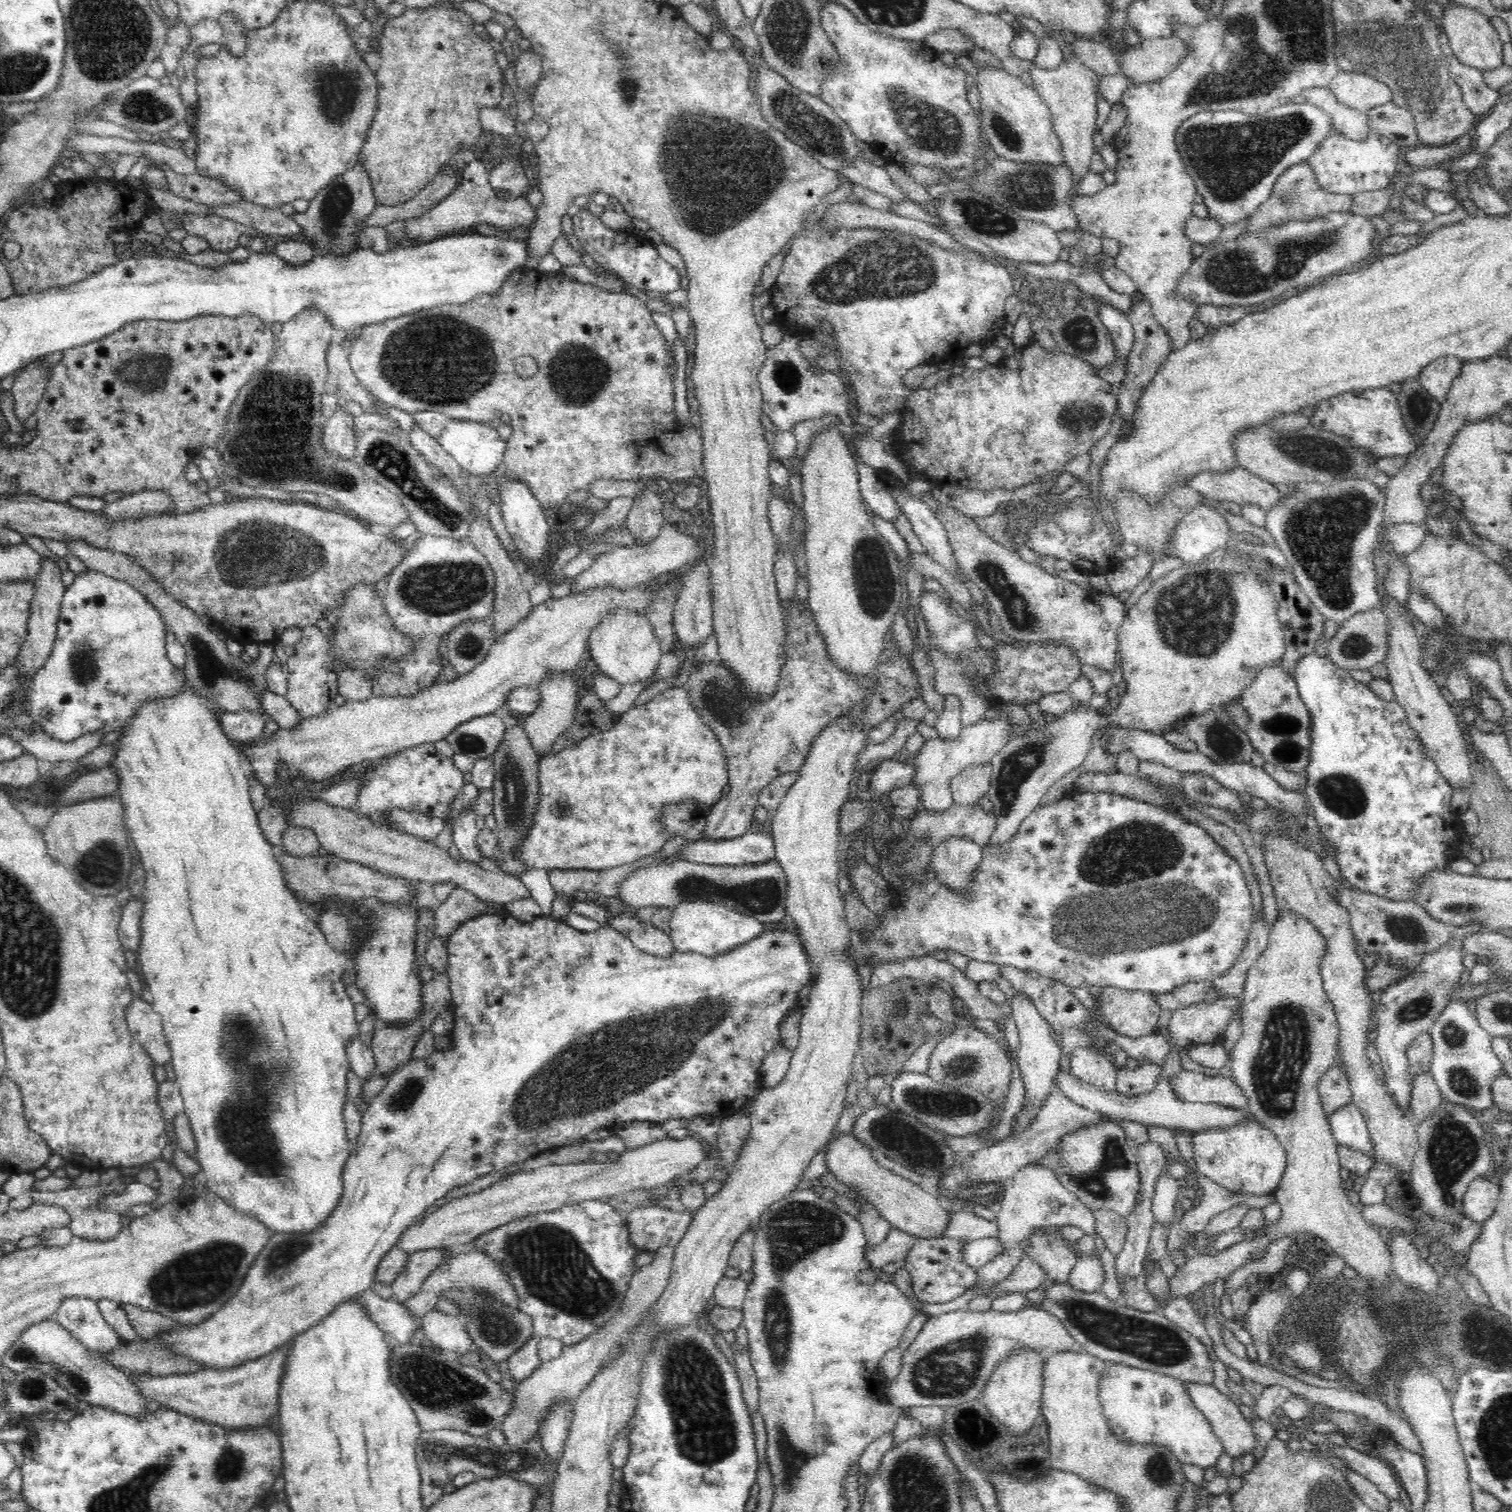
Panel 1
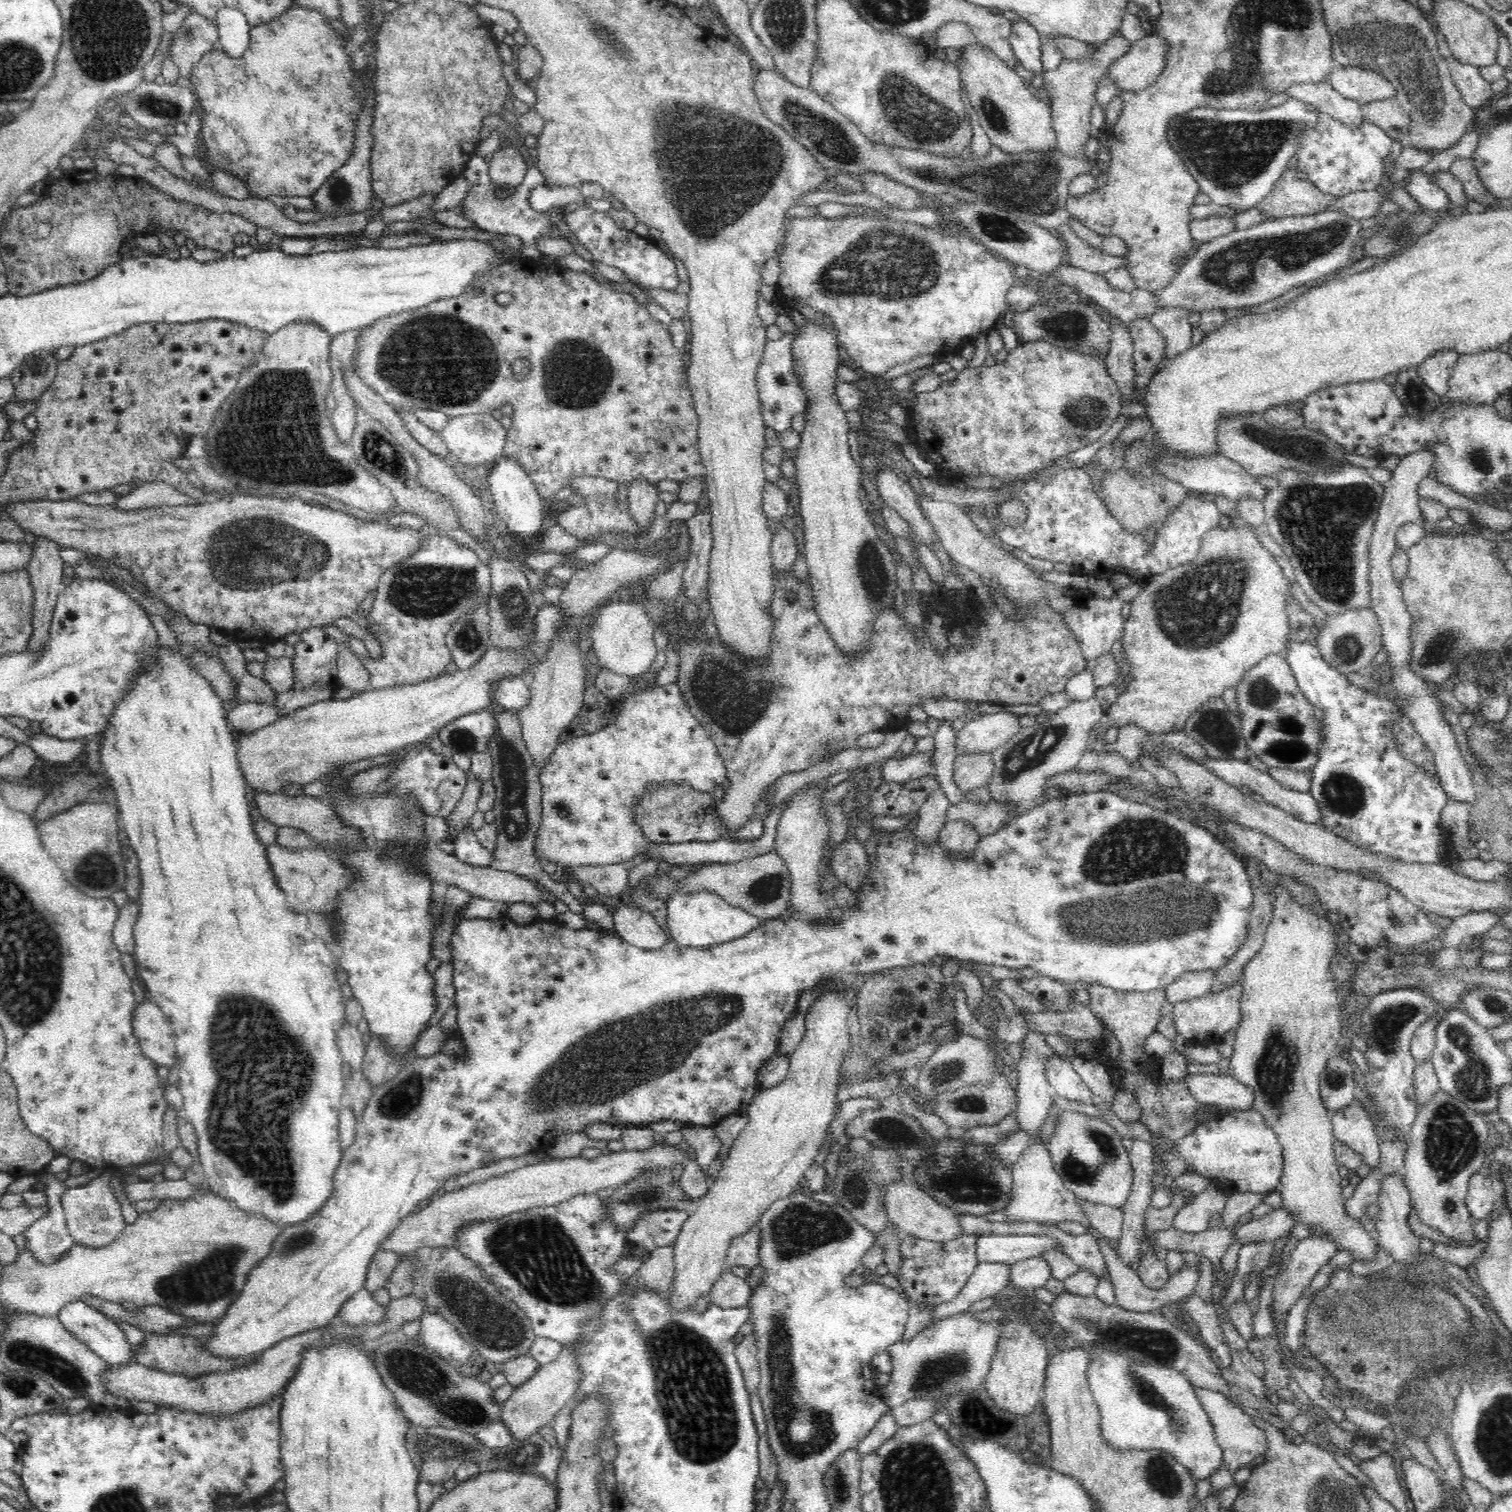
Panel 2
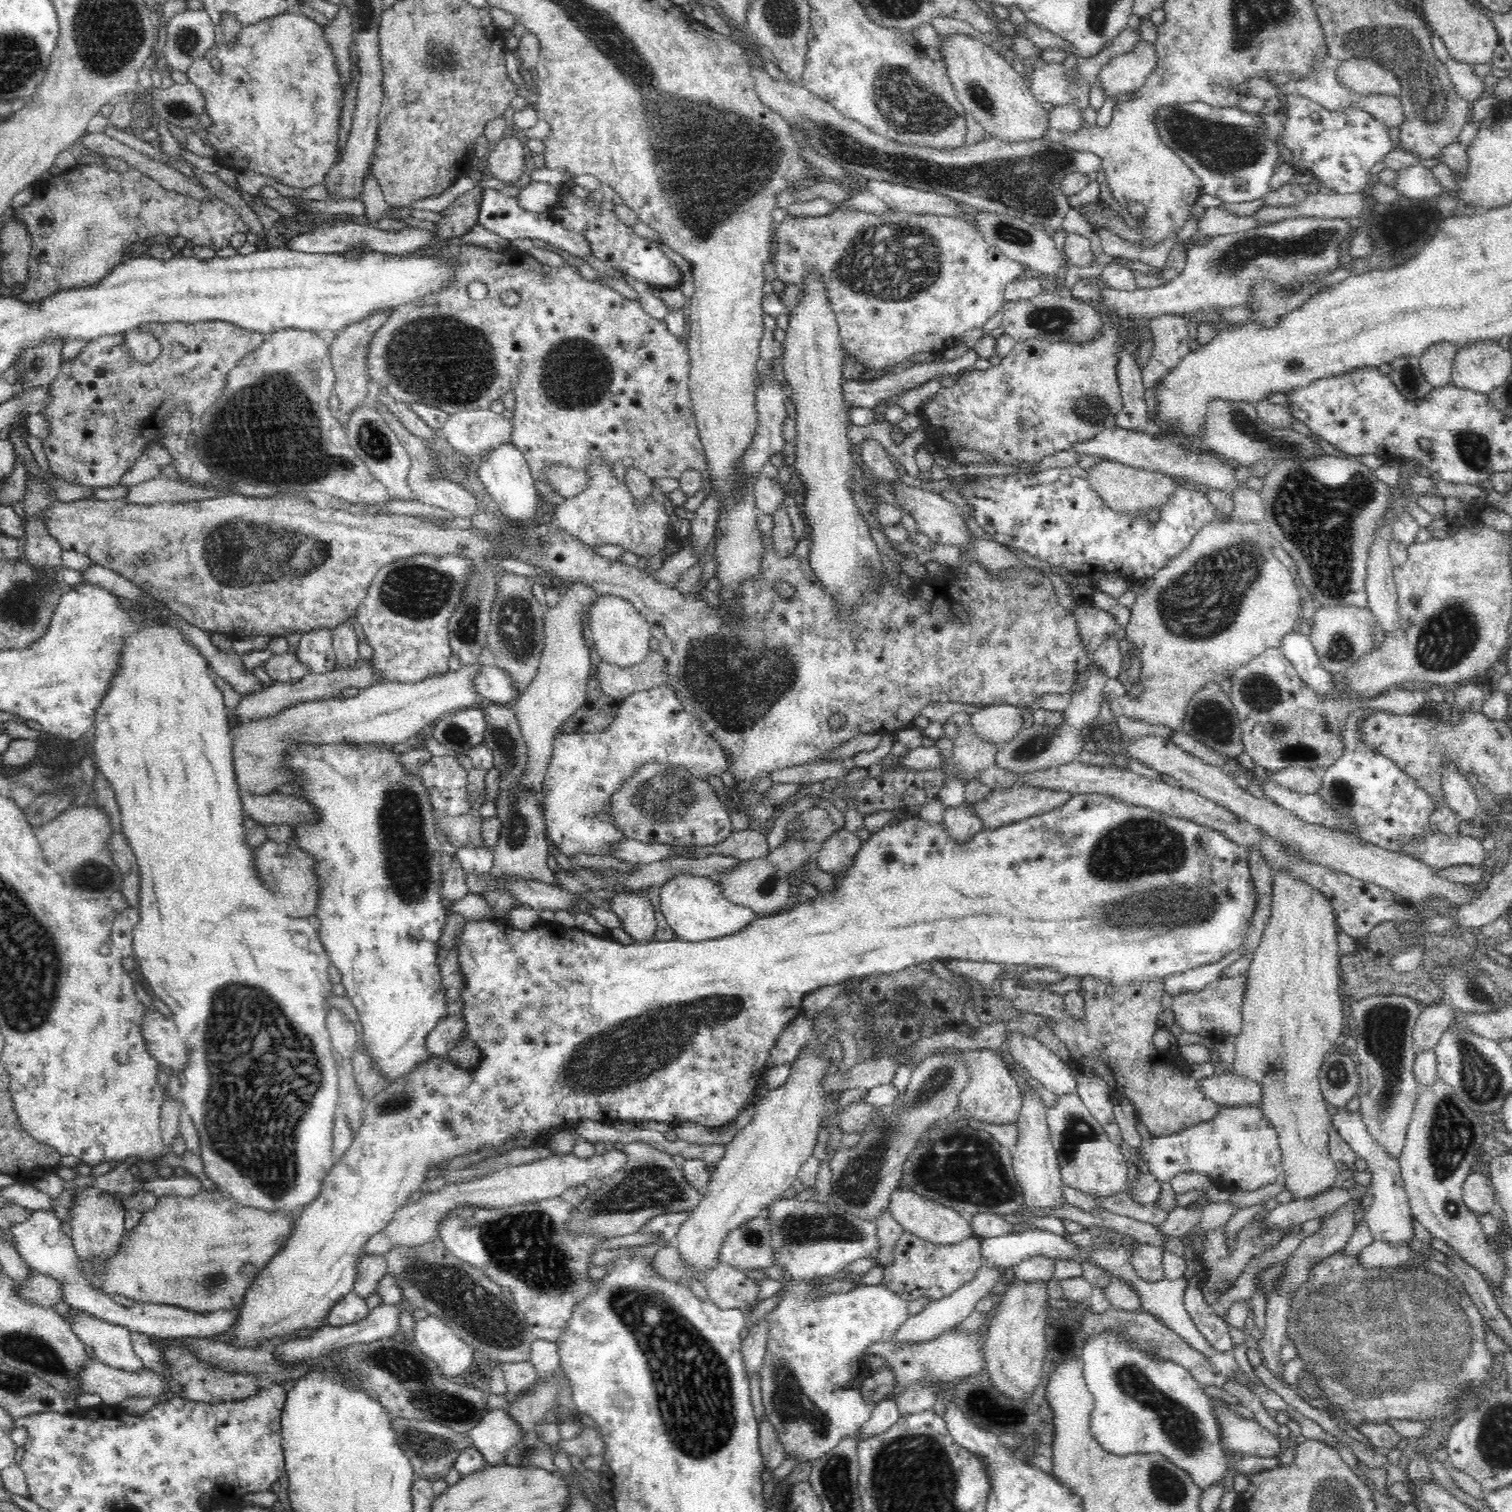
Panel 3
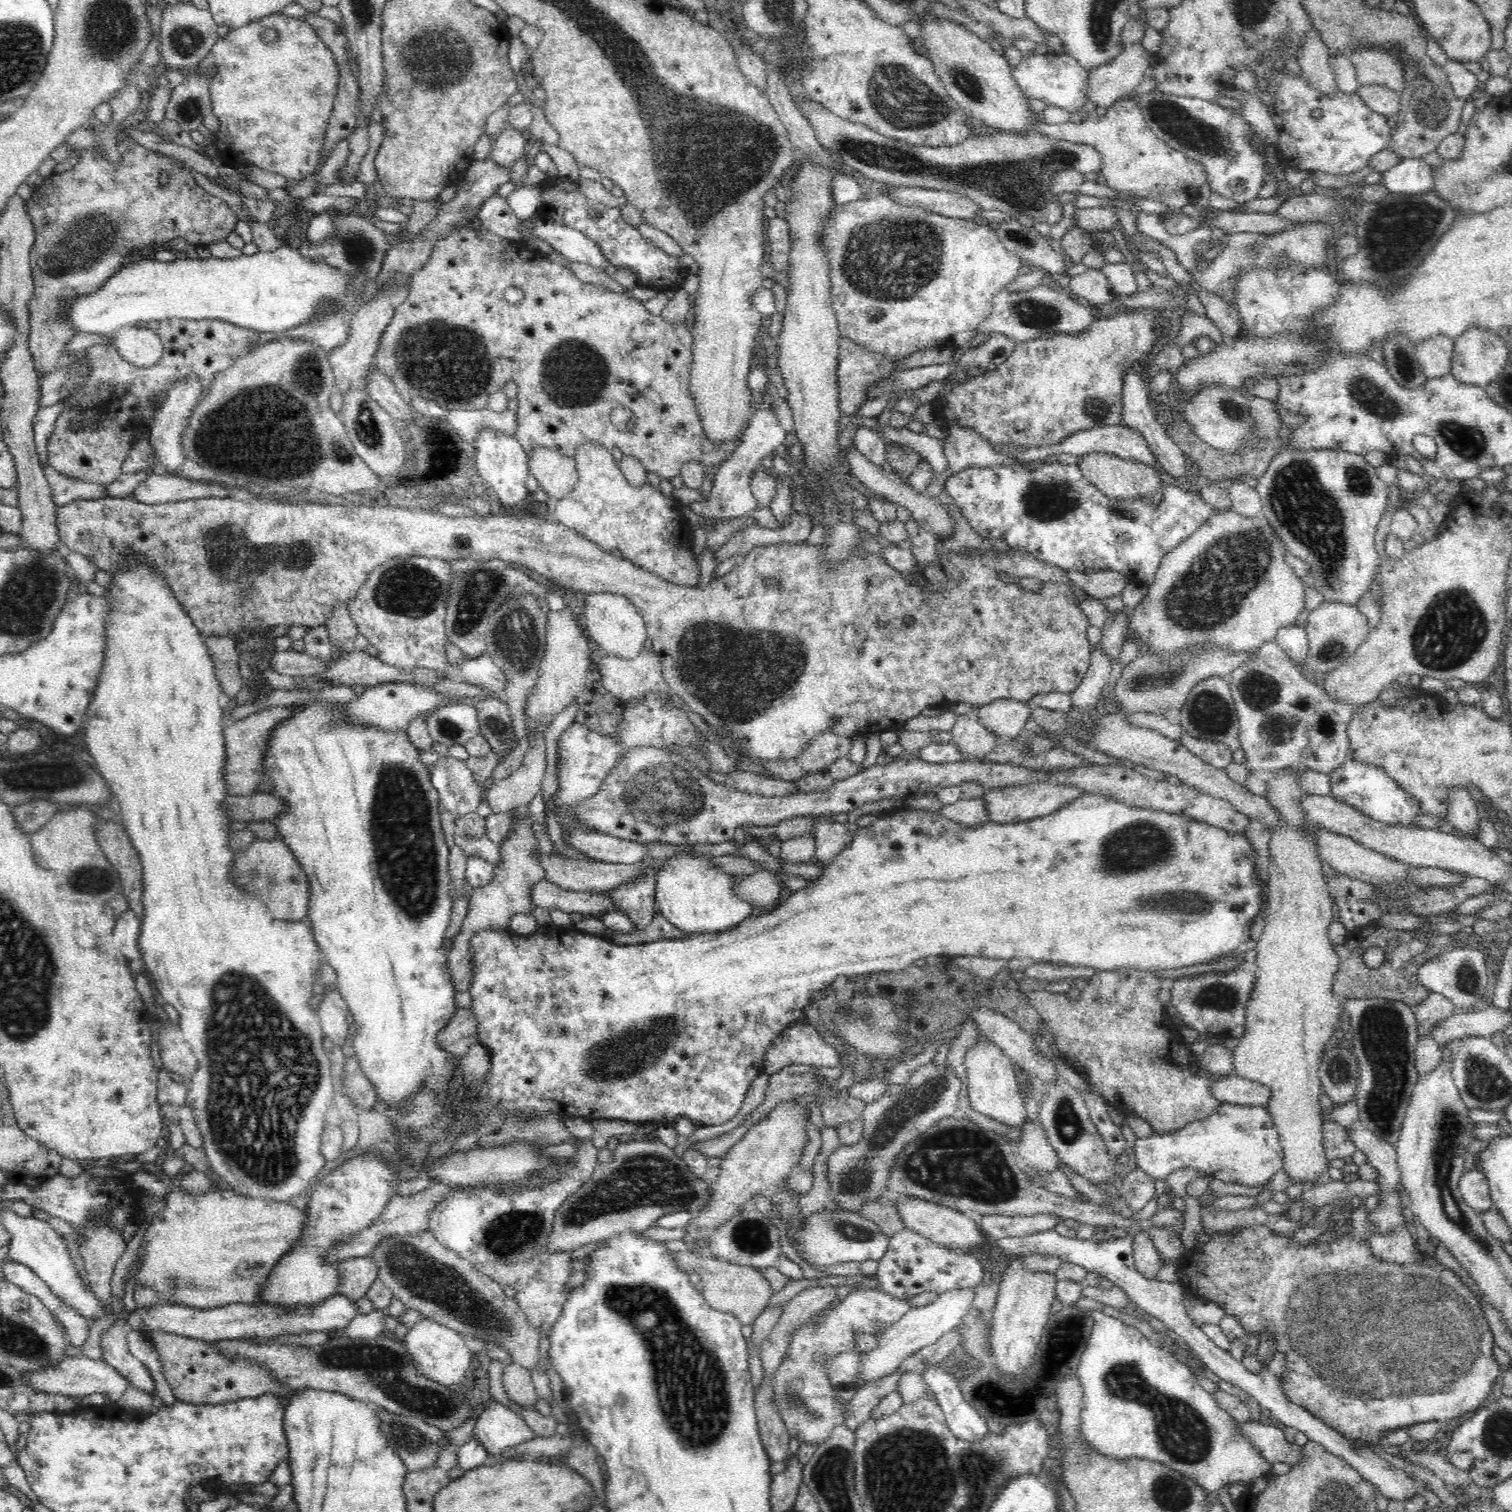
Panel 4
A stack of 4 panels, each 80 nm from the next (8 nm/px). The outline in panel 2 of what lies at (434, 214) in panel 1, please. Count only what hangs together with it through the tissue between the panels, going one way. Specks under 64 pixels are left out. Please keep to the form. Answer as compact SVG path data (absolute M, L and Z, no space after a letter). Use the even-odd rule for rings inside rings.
M474 156L470 159L463 176L470 182L470 190L468 190L468 196L459 205L461 215L464 218L473 220L482 230L519 236L523 242L521 256L526 257L528 260L539 261L541 252L536 247L535 241L540 238L562 237L562 239L568 241L562 235L560 229L551 224L551 218L547 213L538 212L532 209L530 205L530 192L536 186L544 184L544 175L537 170L536 165L527 170L523 184L512 192L499 191L492 186L491 178L489 177L489 160L486 157Z

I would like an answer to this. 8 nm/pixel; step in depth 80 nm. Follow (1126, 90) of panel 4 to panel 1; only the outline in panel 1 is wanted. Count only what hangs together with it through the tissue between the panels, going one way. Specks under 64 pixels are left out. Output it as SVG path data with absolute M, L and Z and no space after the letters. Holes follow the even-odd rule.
M1178 37L1146 38L1141 44L1126 47L1121 55L1121 73L1130 80L1130 86L1152 84L1175 70L1191 52L1188 41Z

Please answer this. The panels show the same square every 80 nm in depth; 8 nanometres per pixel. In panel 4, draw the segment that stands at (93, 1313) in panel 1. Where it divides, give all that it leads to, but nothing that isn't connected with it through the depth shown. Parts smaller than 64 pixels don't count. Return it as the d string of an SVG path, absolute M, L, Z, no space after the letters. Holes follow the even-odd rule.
M118 1318L102 1334L100 1346L103 1359L113 1366L120 1374L128 1379L128 1383L146 1393L154 1396L154 1378L148 1368L138 1359L136 1359L128 1349L128 1334L131 1332L131 1326L125 1318Z

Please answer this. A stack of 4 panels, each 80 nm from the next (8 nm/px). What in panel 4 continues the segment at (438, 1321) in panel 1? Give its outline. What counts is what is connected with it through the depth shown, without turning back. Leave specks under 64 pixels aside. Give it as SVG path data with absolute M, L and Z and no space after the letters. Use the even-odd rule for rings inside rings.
M426 1318L419 1320L409 1329L402 1345L404 1349L408 1349L410 1359L422 1375L444 1386L453 1387L456 1383L462 1382L469 1371L472 1352L466 1345L463 1335L438 1321Z

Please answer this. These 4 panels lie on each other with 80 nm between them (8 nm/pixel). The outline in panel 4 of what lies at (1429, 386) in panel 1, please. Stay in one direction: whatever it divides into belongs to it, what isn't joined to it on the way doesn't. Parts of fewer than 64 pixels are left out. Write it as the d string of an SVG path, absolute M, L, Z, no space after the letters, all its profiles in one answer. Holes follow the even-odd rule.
M1441 335L1428 338L1415 347L1417 362L1429 379L1451 374L1454 344L1454 339Z

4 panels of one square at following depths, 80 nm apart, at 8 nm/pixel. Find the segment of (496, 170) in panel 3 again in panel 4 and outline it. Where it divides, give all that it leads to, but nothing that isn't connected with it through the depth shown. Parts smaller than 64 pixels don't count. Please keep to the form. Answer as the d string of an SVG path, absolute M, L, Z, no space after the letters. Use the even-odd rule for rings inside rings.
M515 128L503 129L493 139L488 157L500 168L512 168L520 160L520 156L524 154L524 146L526 146L526 136L523 131Z

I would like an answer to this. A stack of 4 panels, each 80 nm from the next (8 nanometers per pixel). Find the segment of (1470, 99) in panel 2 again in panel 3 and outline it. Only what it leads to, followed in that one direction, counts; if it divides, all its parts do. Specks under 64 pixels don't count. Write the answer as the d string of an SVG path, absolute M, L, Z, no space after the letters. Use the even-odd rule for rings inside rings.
M1450 58L1445 66L1455 90L1464 101L1473 104L1486 91L1483 79L1473 72L1470 64Z

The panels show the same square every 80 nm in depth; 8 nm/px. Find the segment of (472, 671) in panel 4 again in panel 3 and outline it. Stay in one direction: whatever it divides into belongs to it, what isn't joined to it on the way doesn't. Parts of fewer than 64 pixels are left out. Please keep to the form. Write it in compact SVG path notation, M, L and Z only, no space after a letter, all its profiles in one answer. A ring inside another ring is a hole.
M482 666L481 672L474 679L476 691L485 700L494 704L512 706L522 694L518 693L516 681L503 669L494 666Z

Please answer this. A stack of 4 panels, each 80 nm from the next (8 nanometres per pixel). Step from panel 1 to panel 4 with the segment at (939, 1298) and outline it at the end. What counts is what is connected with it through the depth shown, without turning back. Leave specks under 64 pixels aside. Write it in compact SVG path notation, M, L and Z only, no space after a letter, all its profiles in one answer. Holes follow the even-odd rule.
M904 1228L889 1240L889 1247L879 1260L876 1275L883 1291L907 1301L924 1292L940 1295L953 1289L976 1287L987 1279L987 1271L988 1268L982 1266L972 1251L944 1247L914 1230Z

